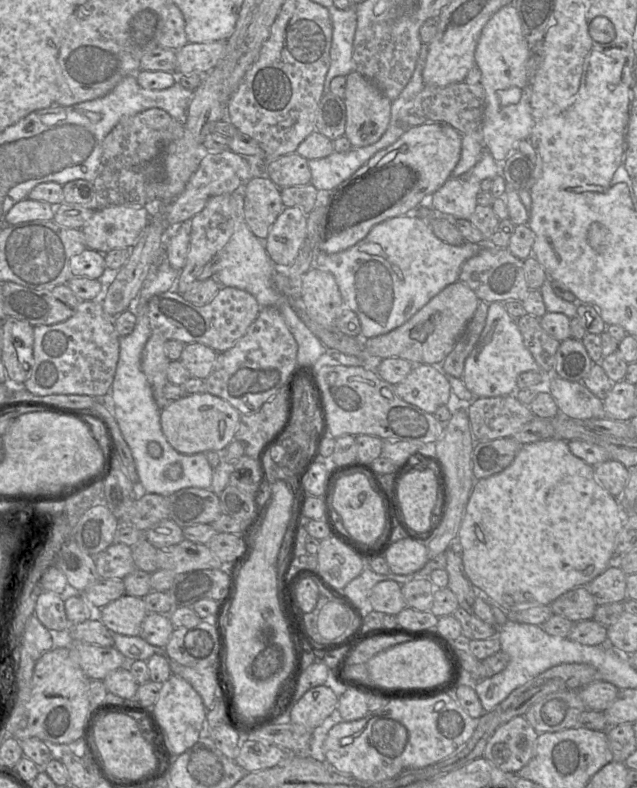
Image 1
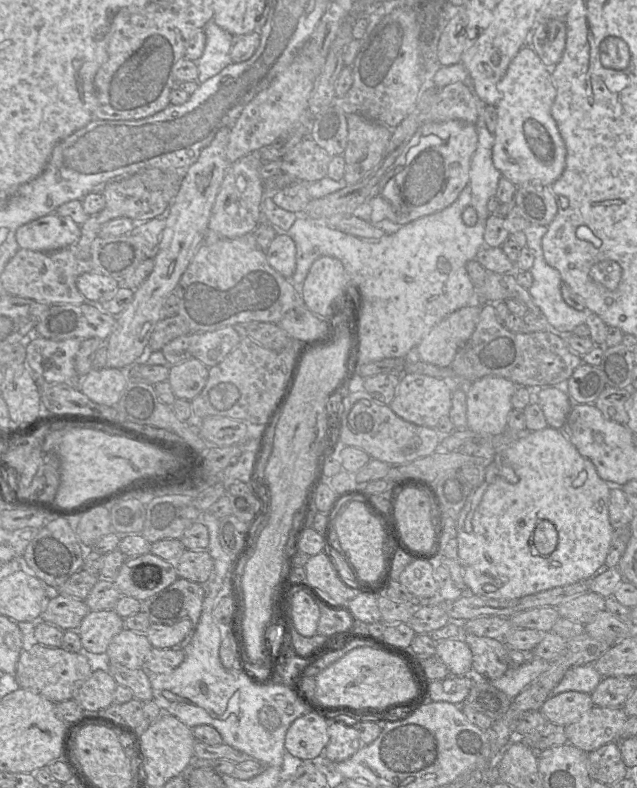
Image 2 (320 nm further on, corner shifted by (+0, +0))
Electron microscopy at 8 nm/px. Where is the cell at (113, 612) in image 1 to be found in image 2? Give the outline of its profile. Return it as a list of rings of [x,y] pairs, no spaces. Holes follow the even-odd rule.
[[[110,609],[89,611],[83,618],[77,632],[85,651],[104,654],[111,640],[122,629],[124,629],[124,619],[113,609]]]

